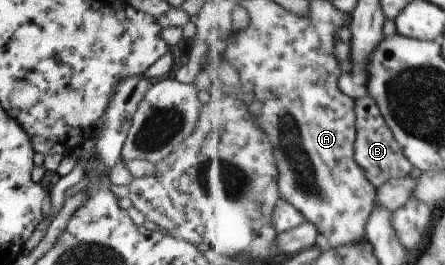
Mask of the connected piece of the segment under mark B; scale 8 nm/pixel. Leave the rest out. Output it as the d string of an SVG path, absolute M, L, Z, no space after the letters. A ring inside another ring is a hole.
M366 95L356 100L356 117L358 140L355 142L355 159L365 169L367 179L378 189L392 179L409 176L414 165L407 159L383 115L382 108L377 105L373 97Z

